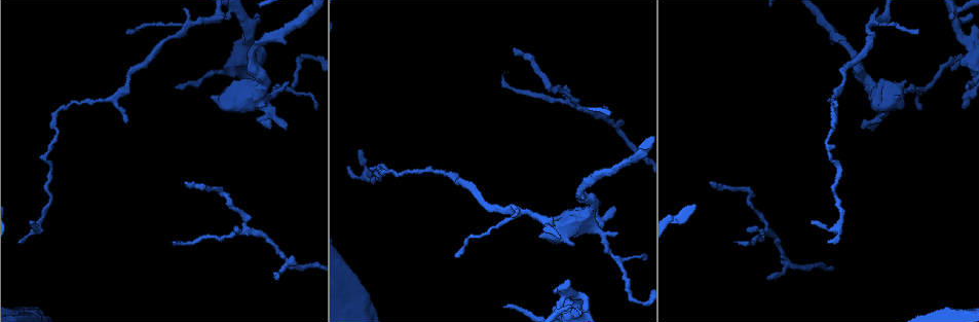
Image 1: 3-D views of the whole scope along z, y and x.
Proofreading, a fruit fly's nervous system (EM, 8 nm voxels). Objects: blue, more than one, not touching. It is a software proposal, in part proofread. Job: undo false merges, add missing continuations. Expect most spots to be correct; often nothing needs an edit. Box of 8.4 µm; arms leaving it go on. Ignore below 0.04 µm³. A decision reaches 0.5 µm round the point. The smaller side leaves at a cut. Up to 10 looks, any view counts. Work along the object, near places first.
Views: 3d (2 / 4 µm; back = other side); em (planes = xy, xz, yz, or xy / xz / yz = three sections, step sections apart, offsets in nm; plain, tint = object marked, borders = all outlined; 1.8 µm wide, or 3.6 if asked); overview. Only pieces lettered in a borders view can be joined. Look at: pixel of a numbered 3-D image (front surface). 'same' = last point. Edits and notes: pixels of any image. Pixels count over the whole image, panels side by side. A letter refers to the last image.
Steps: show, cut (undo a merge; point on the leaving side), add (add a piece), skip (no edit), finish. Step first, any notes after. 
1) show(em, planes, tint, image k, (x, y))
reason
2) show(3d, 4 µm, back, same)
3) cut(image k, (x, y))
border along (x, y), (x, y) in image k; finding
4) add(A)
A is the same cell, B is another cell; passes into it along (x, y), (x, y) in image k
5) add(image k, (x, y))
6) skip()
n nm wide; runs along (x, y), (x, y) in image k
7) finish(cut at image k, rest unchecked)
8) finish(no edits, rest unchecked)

show(3d, 4 µm, image 1, (869, 129))
free end

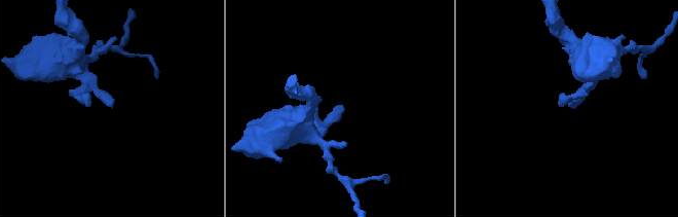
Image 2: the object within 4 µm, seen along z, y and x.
show(em, yz, step 16, borders, image 2, (342, 107))
now the EM

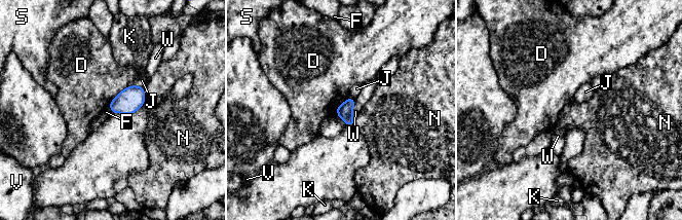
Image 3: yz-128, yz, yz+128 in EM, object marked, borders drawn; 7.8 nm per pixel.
show(em, planes, borders, same)

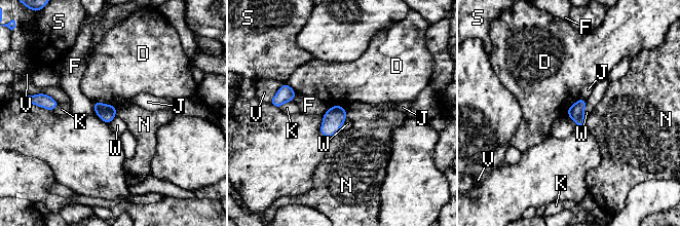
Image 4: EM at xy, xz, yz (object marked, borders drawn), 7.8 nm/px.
skip()
D touches over 200 nm; D, F, J, K, N, S, V and W are other cells; border along (340, 128), (330, 139) in image 4; no lettered piece goes on from it

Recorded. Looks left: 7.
show(3d, 2 µm, image 1, (963, 106))
free end

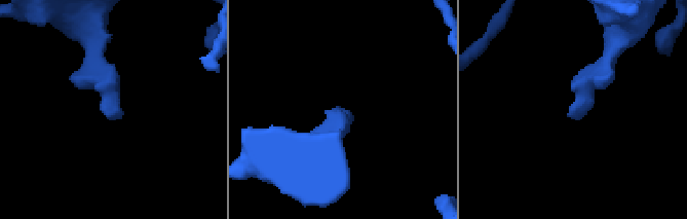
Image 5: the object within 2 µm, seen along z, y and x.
show(em, planes, tint, image 5, (351, 116))
shape alone is not enough

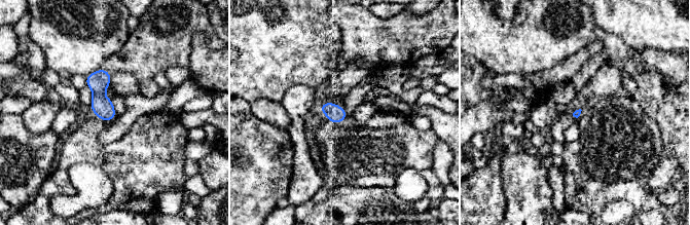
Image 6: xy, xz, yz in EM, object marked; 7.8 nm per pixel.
show(em, planes, borders, same)
what lies round it

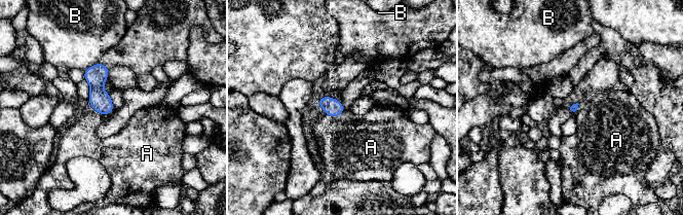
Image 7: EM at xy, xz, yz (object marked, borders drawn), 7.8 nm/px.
skip()
A touches over 170 nm; A and B are other cells; border along (324, 109), (330, 116), (344, 110) in image 7; none of them fits

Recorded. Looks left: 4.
show(3d, 4 µm, image 1, (42, 216))
sudden change in width

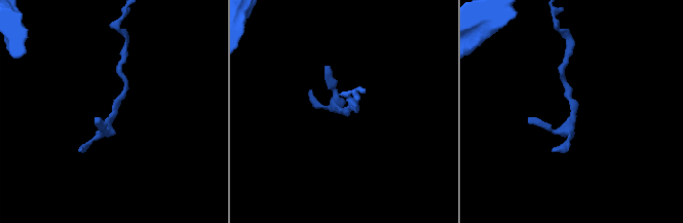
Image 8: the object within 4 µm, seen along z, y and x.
show(em, planes, borders, image 8, (115, 113))
now the EM

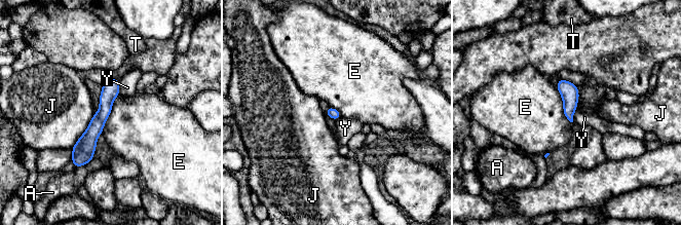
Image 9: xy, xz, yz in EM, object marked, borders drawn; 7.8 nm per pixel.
skip()
A, E, J, T and Y are other cells; runs along (116, 81), (76, 163) in image 9; all the same neuron

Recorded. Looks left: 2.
show(em, planes, tint, image 1, (832, 109))
abrupt turn

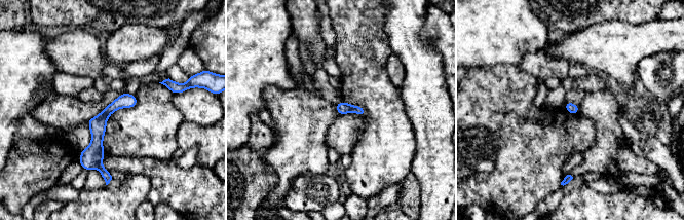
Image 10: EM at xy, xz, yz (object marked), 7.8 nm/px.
show(em, planes, borders, same)

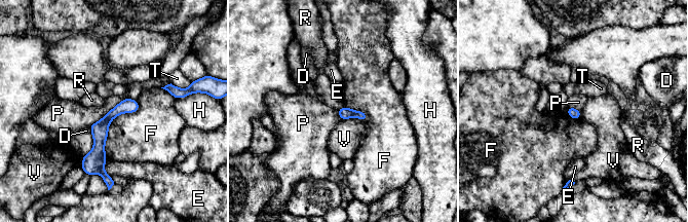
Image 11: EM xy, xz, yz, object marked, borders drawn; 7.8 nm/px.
skip()
D, E, F, H, P, R, T and V are other cells; continuous, no second neuron

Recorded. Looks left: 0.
finish(no edits, rest unchecked)

